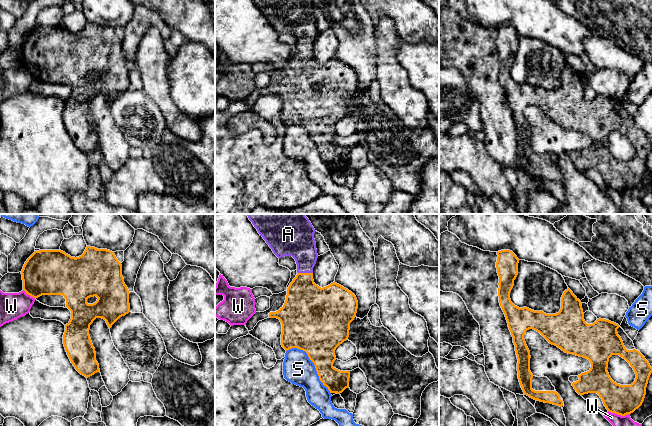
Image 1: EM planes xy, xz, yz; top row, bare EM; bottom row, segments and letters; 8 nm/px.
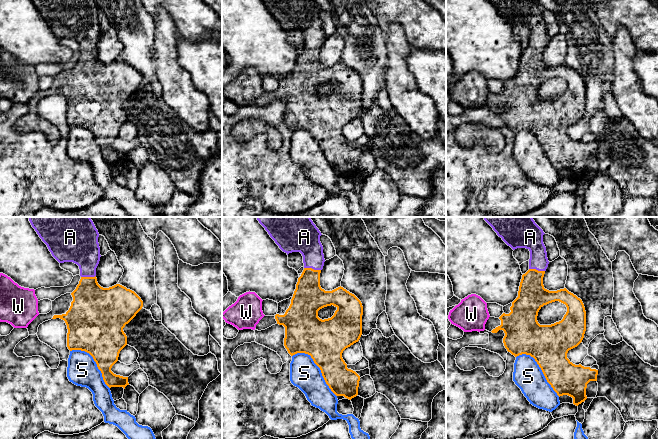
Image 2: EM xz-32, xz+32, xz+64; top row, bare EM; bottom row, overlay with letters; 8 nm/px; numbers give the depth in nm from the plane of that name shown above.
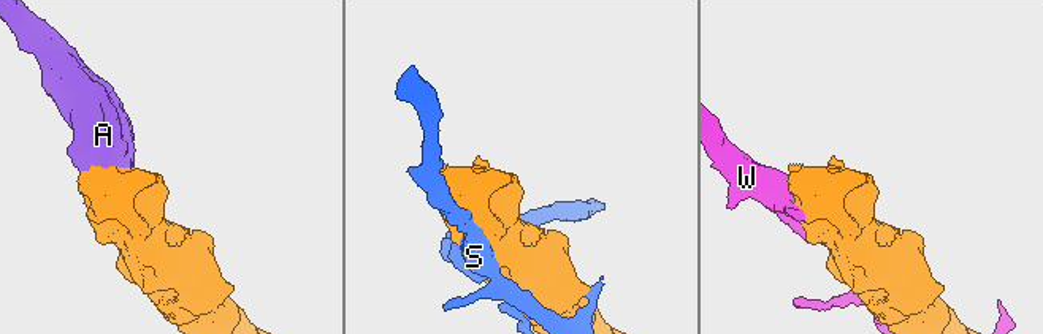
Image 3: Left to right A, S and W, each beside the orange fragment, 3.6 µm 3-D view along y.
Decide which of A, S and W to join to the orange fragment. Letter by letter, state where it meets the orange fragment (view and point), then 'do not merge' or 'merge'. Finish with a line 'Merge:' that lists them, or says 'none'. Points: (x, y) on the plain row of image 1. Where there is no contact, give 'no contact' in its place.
A: xz (305, 49) | merge
S: xz (314, 140) | do not merge
W: yz (619, 190) | do not merge
Merge: A

